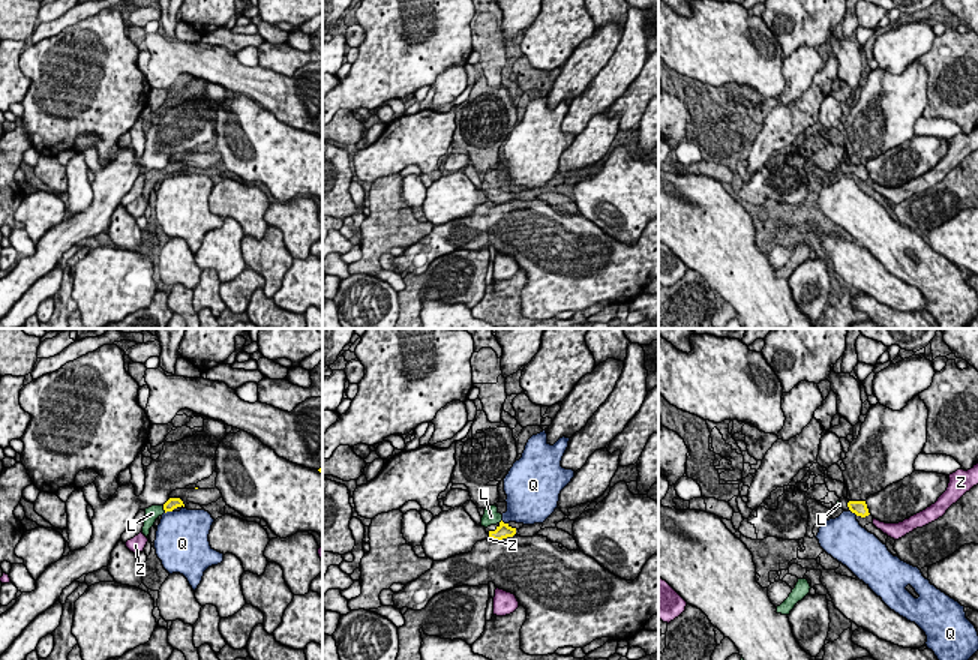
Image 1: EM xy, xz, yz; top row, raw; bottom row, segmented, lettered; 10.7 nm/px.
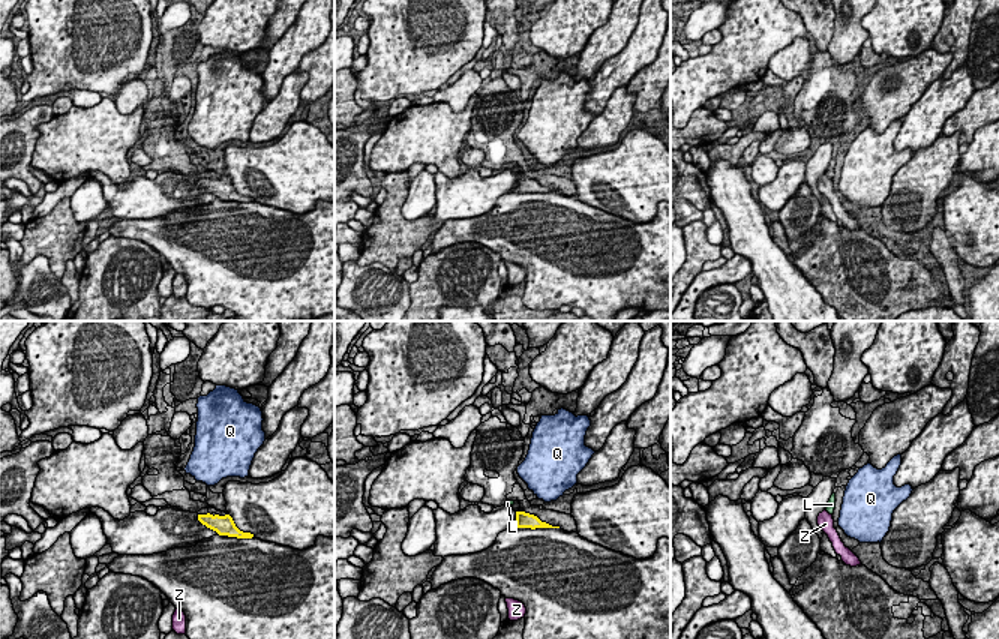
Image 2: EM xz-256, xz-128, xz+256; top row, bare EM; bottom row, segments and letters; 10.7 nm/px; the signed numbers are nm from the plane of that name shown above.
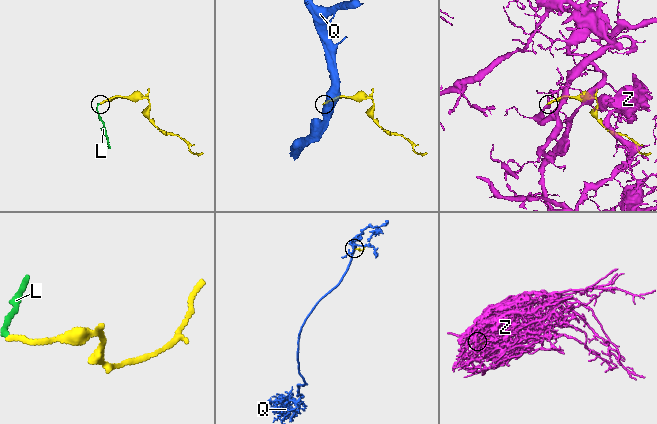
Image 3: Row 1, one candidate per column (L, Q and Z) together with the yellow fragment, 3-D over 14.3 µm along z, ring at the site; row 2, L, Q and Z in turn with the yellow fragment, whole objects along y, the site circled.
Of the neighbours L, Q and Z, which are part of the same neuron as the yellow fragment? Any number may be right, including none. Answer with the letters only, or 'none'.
L

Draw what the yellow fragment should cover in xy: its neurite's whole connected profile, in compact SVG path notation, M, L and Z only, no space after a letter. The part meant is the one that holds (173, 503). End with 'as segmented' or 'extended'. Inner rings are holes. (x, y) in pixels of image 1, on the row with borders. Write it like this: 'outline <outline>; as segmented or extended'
outline M170 498L164 506L152 506L146 508L142 534L148 538L150 528L154 525L156 519L166 512L172 512L177 507L184 507L180 498Z; extended

